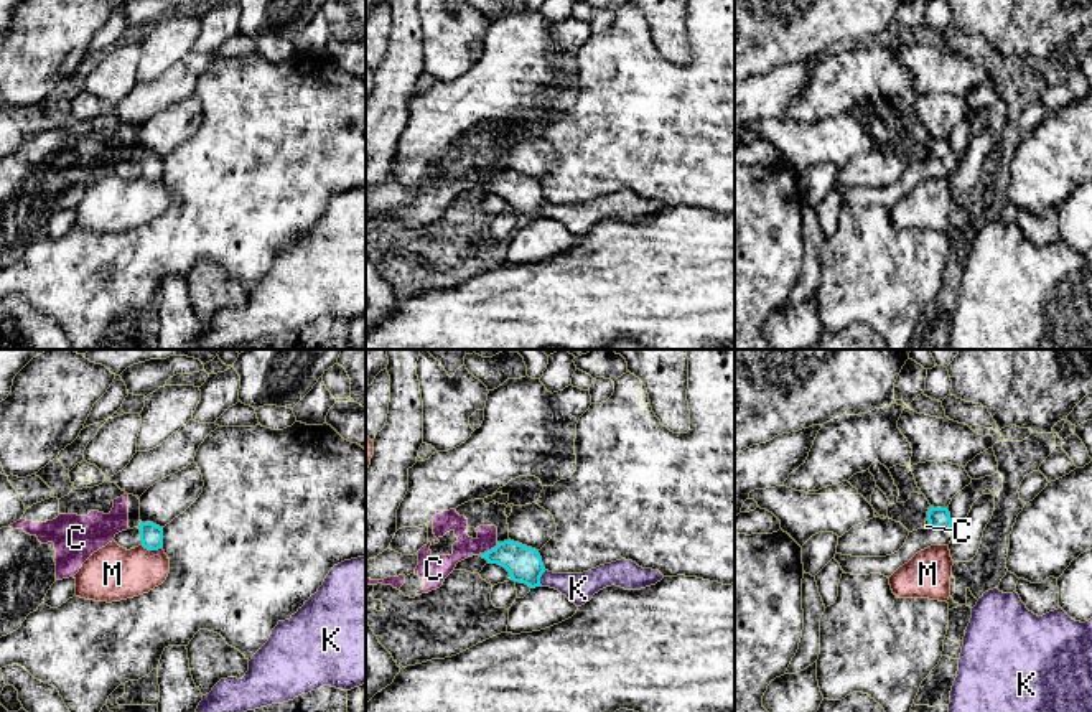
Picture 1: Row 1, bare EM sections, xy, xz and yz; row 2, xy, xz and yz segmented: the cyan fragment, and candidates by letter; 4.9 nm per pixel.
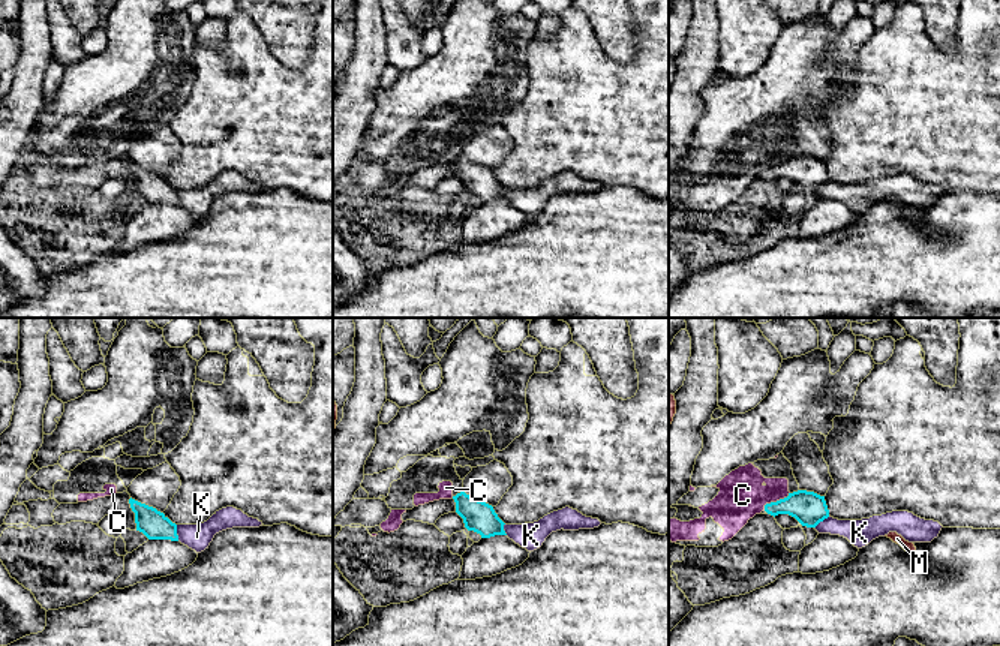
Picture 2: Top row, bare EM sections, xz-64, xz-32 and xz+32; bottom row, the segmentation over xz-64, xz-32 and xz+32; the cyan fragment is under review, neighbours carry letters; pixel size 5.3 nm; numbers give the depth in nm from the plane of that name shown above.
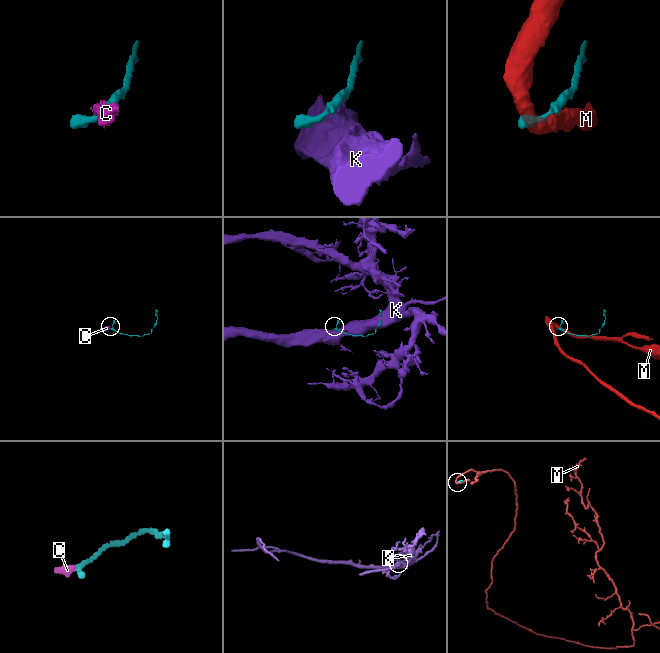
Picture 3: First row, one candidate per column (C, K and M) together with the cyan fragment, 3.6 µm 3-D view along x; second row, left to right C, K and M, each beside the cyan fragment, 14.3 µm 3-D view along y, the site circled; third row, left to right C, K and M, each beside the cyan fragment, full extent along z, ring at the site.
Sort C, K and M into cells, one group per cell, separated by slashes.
C / K / M

